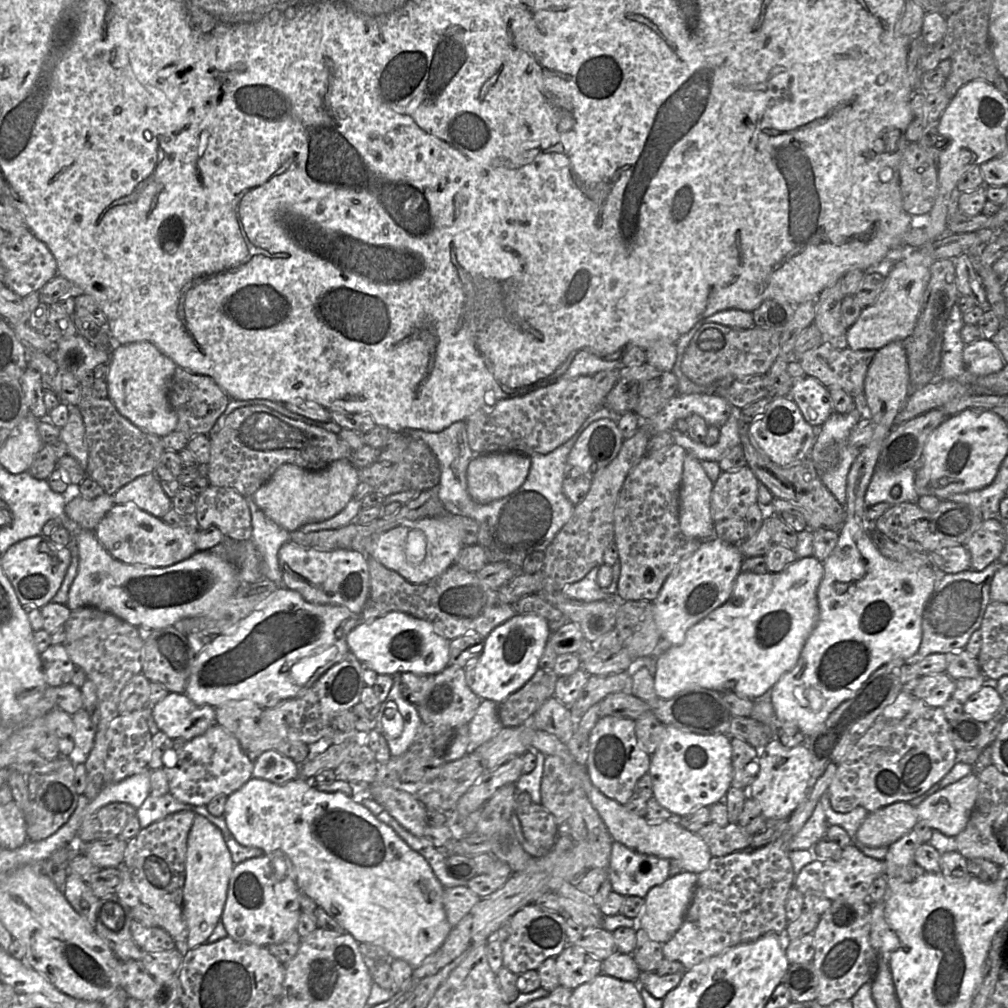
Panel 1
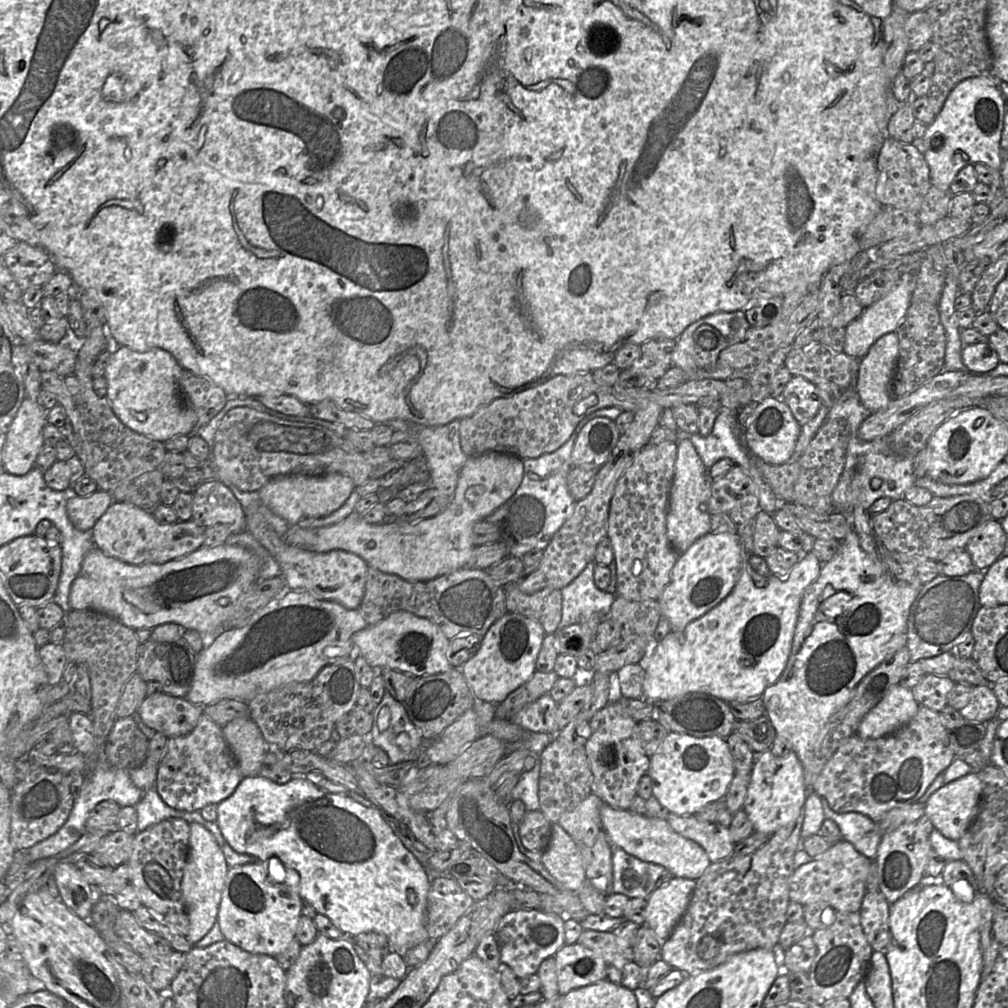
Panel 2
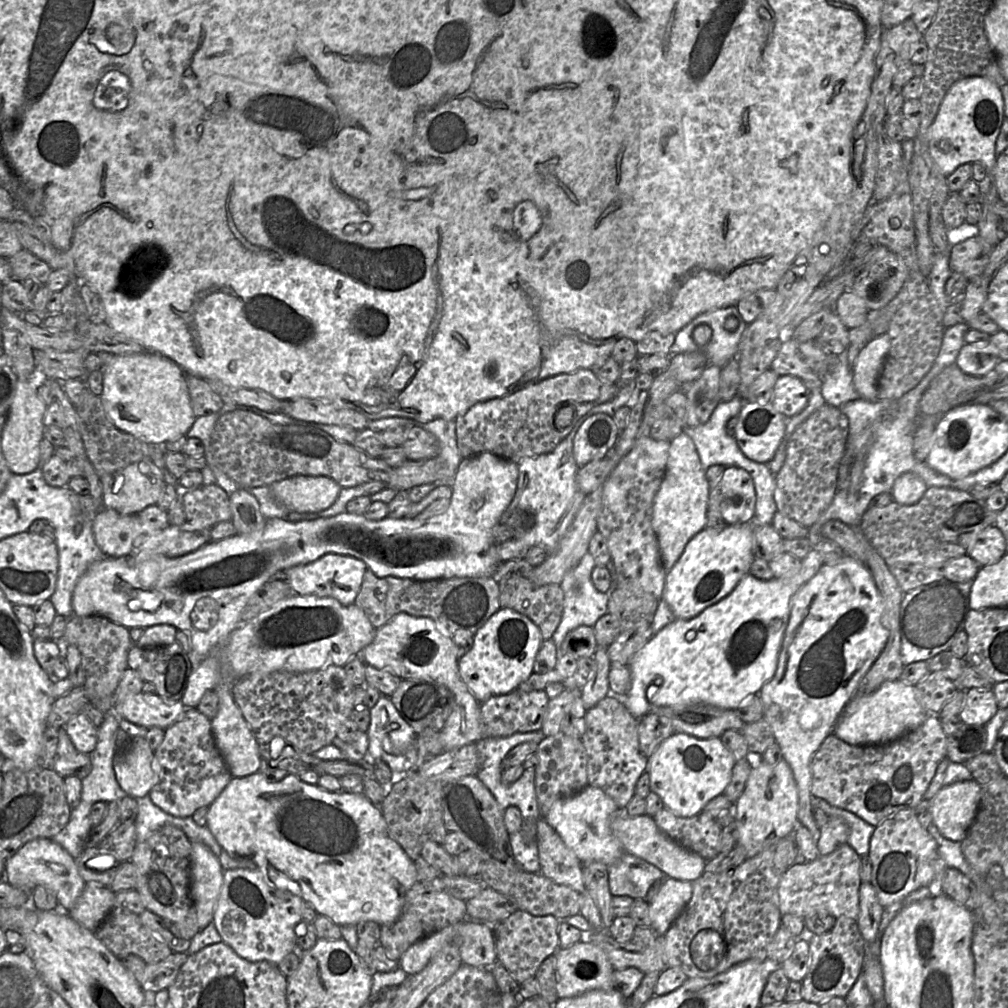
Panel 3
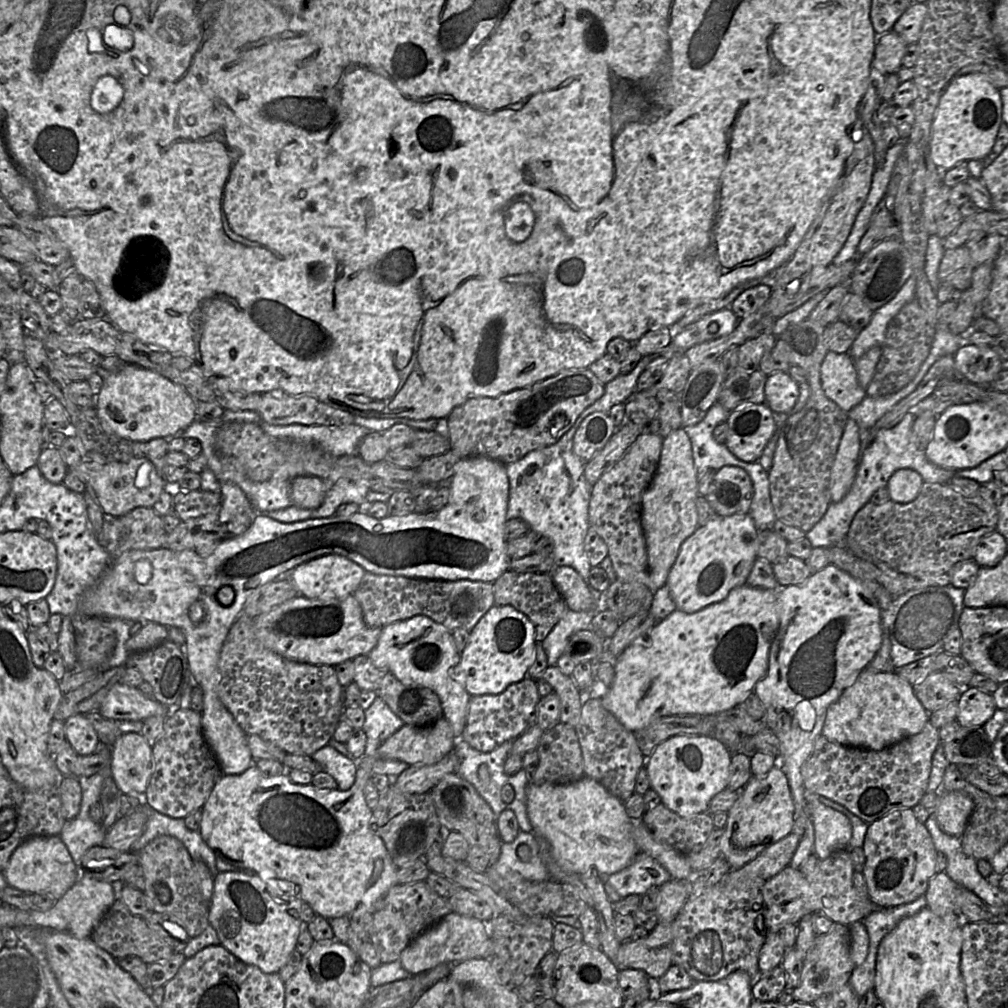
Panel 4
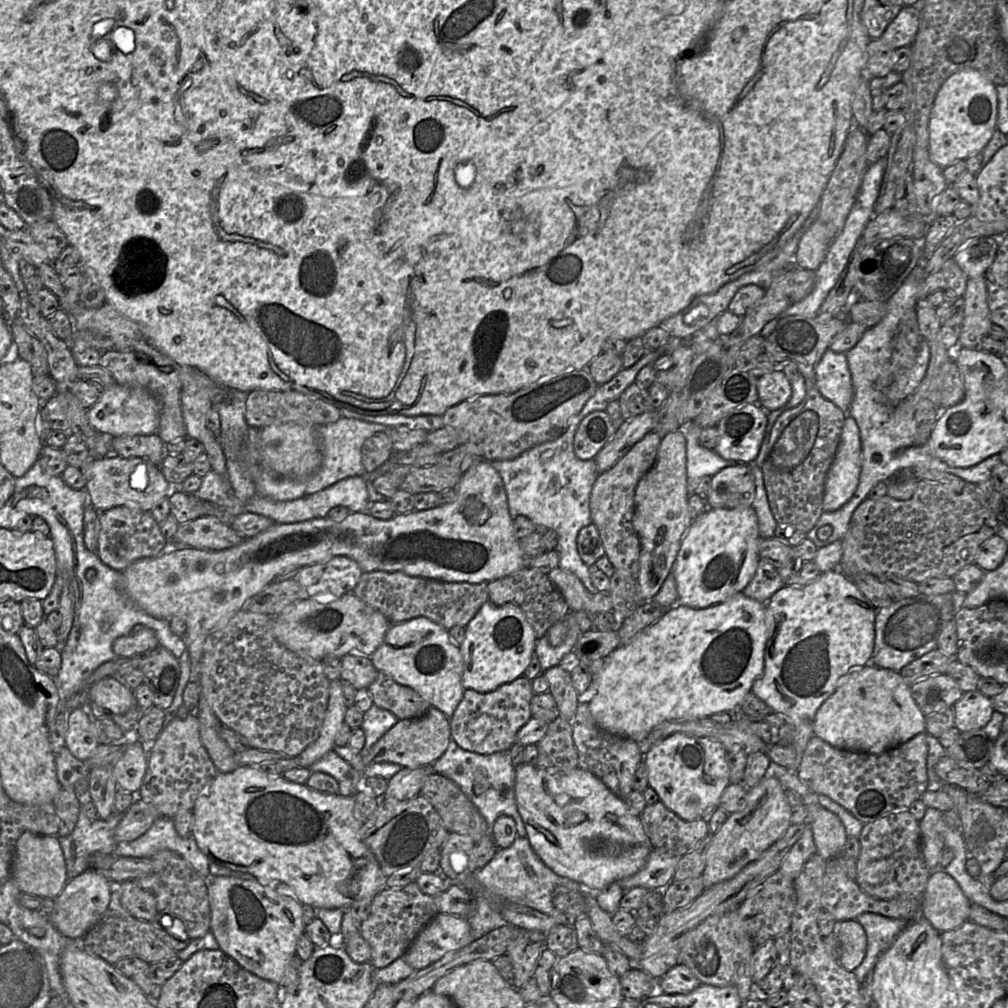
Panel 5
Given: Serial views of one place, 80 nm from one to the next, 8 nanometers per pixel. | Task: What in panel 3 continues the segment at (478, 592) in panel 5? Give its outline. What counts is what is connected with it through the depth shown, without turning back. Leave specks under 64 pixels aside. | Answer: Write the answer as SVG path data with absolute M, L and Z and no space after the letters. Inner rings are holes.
M369 569L364 573L354 604L364 612L375 629L389 622L395 615L406 613L414 617L431 618L451 637L457 631L468 631L474 634L501 608L499 604L498 582L492 577L462 577L435 580L414 580L393 576L380 578Z

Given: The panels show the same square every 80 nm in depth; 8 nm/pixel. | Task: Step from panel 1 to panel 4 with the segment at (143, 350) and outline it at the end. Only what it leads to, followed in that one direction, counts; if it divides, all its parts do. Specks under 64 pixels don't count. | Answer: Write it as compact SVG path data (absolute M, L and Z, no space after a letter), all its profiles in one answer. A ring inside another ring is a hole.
M129 363L116 372L105 374L101 391L95 398L95 408L108 431L132 442L169 439L180 435L196 419L196 401L182 385Z

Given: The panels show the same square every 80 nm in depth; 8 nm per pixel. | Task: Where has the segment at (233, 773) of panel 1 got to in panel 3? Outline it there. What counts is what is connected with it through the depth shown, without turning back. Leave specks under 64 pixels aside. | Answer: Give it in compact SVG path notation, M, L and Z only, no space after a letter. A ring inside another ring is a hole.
M187 708L174 724L165 729L164 739L154 755L156 782L148 796L156 806L175 817L191 817L197 809L209 807L233 778L216 747L211 720L196 708Z

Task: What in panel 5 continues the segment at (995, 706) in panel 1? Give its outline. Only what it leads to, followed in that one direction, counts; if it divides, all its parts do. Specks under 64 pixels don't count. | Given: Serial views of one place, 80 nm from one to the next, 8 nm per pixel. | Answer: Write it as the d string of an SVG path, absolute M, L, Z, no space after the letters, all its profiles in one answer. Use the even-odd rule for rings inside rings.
M978 689L964 692L954 704L954 725L961 731L967 732L984 728L994 711L990 697Z

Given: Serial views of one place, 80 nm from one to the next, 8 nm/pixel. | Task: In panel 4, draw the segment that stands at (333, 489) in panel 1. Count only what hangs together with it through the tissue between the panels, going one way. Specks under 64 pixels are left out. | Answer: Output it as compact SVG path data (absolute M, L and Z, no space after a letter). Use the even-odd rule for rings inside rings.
M298 476L290 484L293 504L303 509L318 508L324 501L329 484L319 477Z

